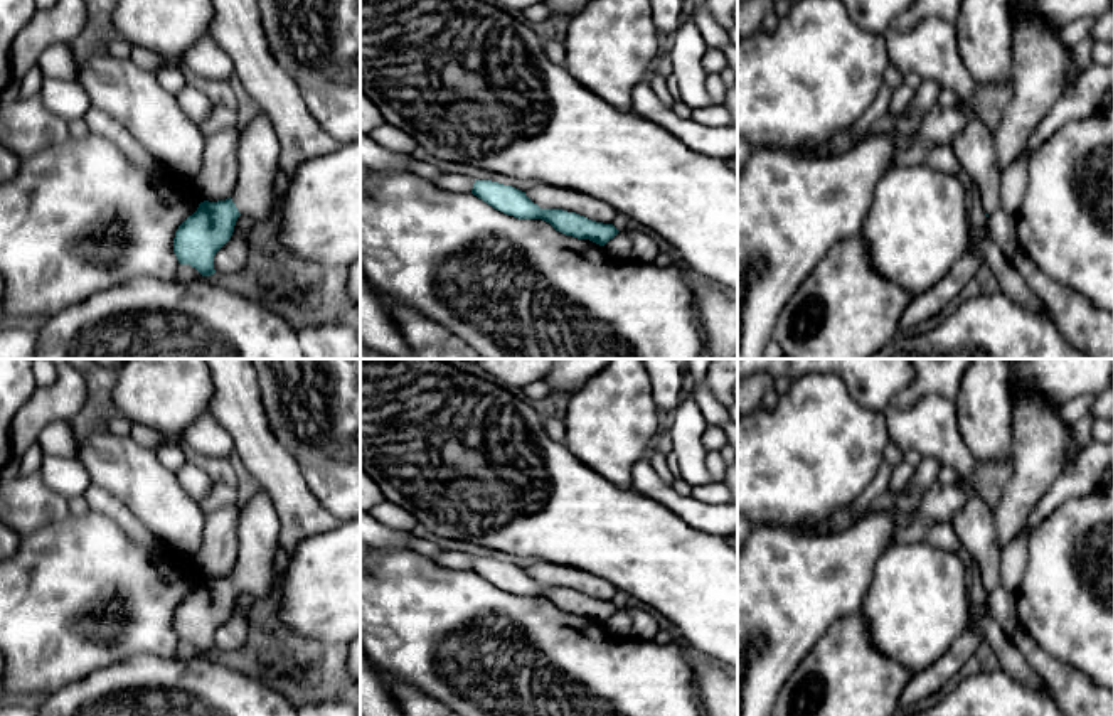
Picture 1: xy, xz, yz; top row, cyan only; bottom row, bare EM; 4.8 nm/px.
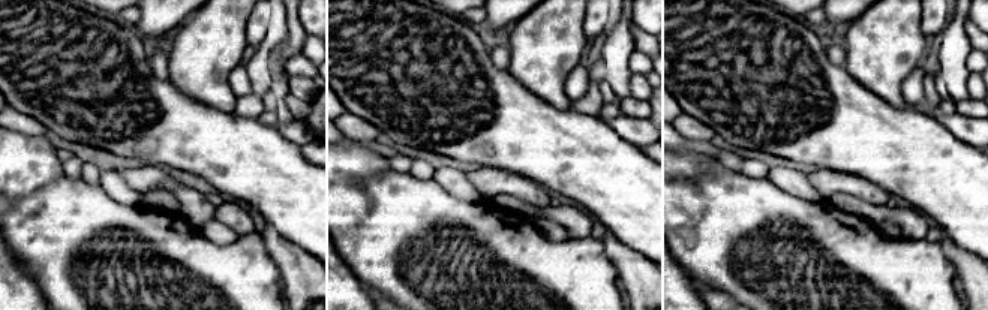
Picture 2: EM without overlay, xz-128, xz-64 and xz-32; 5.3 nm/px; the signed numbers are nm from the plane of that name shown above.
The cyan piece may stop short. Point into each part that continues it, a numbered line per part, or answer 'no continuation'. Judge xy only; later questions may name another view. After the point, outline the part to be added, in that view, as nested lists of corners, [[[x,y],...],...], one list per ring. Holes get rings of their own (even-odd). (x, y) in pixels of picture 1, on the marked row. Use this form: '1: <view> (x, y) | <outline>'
1: xy (258, 150) | [[[263,110],[241,128],[236,160],[237,182],[231,195],[239,214],[254,221],[268,221],[278,209],[274,175],[280,168],[278,135]]]

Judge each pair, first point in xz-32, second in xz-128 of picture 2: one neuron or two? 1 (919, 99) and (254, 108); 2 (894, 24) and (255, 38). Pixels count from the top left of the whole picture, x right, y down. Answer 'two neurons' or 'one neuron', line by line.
1: two neurons
2: two neurons

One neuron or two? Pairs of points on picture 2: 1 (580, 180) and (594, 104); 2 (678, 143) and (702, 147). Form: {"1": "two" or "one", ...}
{"1": "two", "2": "one"}

